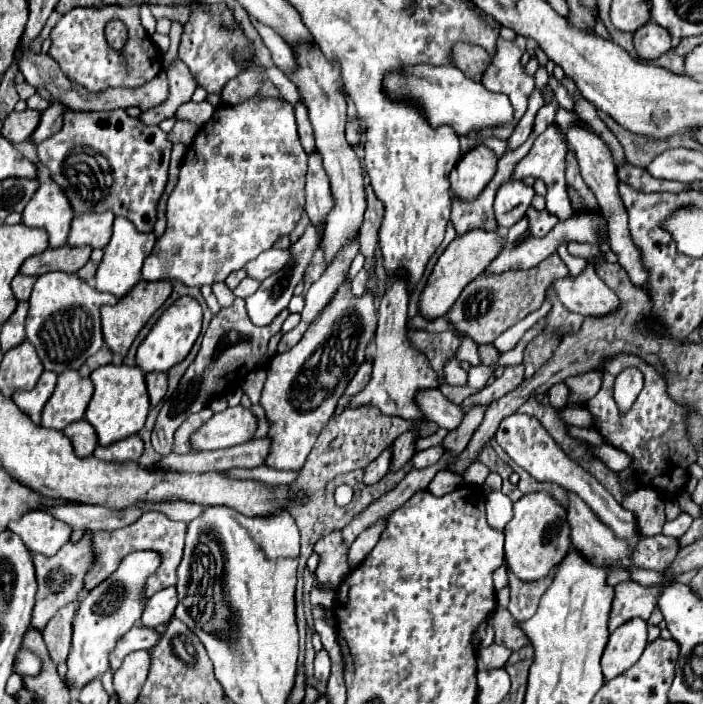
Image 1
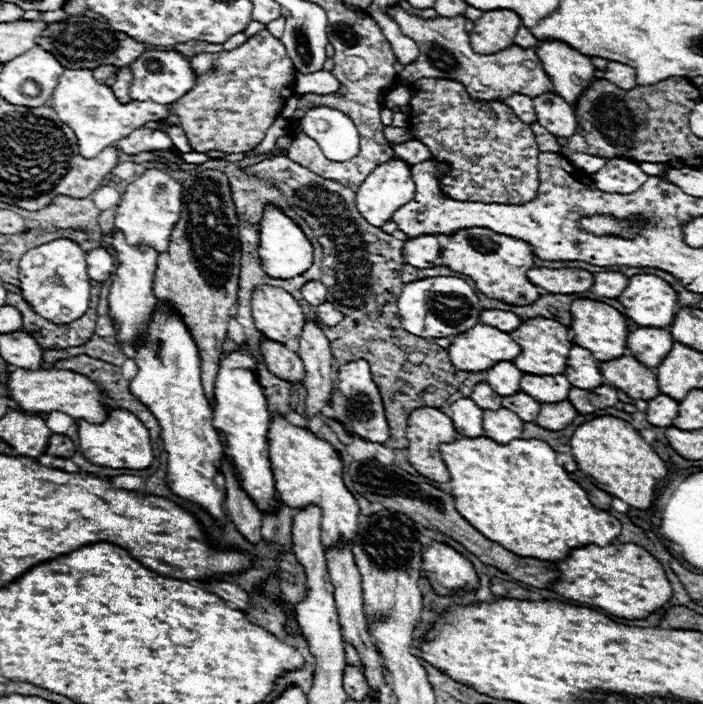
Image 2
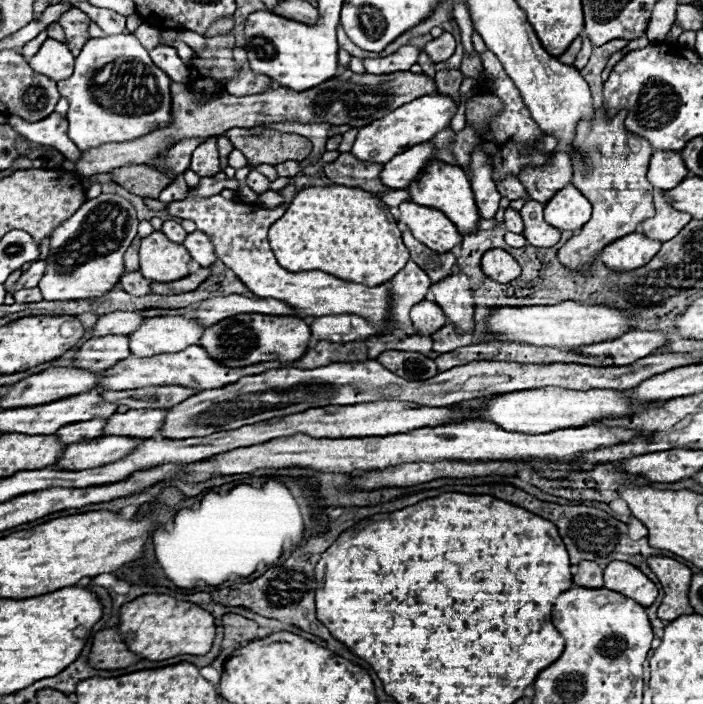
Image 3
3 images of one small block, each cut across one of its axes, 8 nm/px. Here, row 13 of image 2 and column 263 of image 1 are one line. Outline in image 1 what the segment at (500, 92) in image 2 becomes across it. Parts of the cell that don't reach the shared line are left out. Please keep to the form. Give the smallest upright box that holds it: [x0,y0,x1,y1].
[260,274,376,470]

